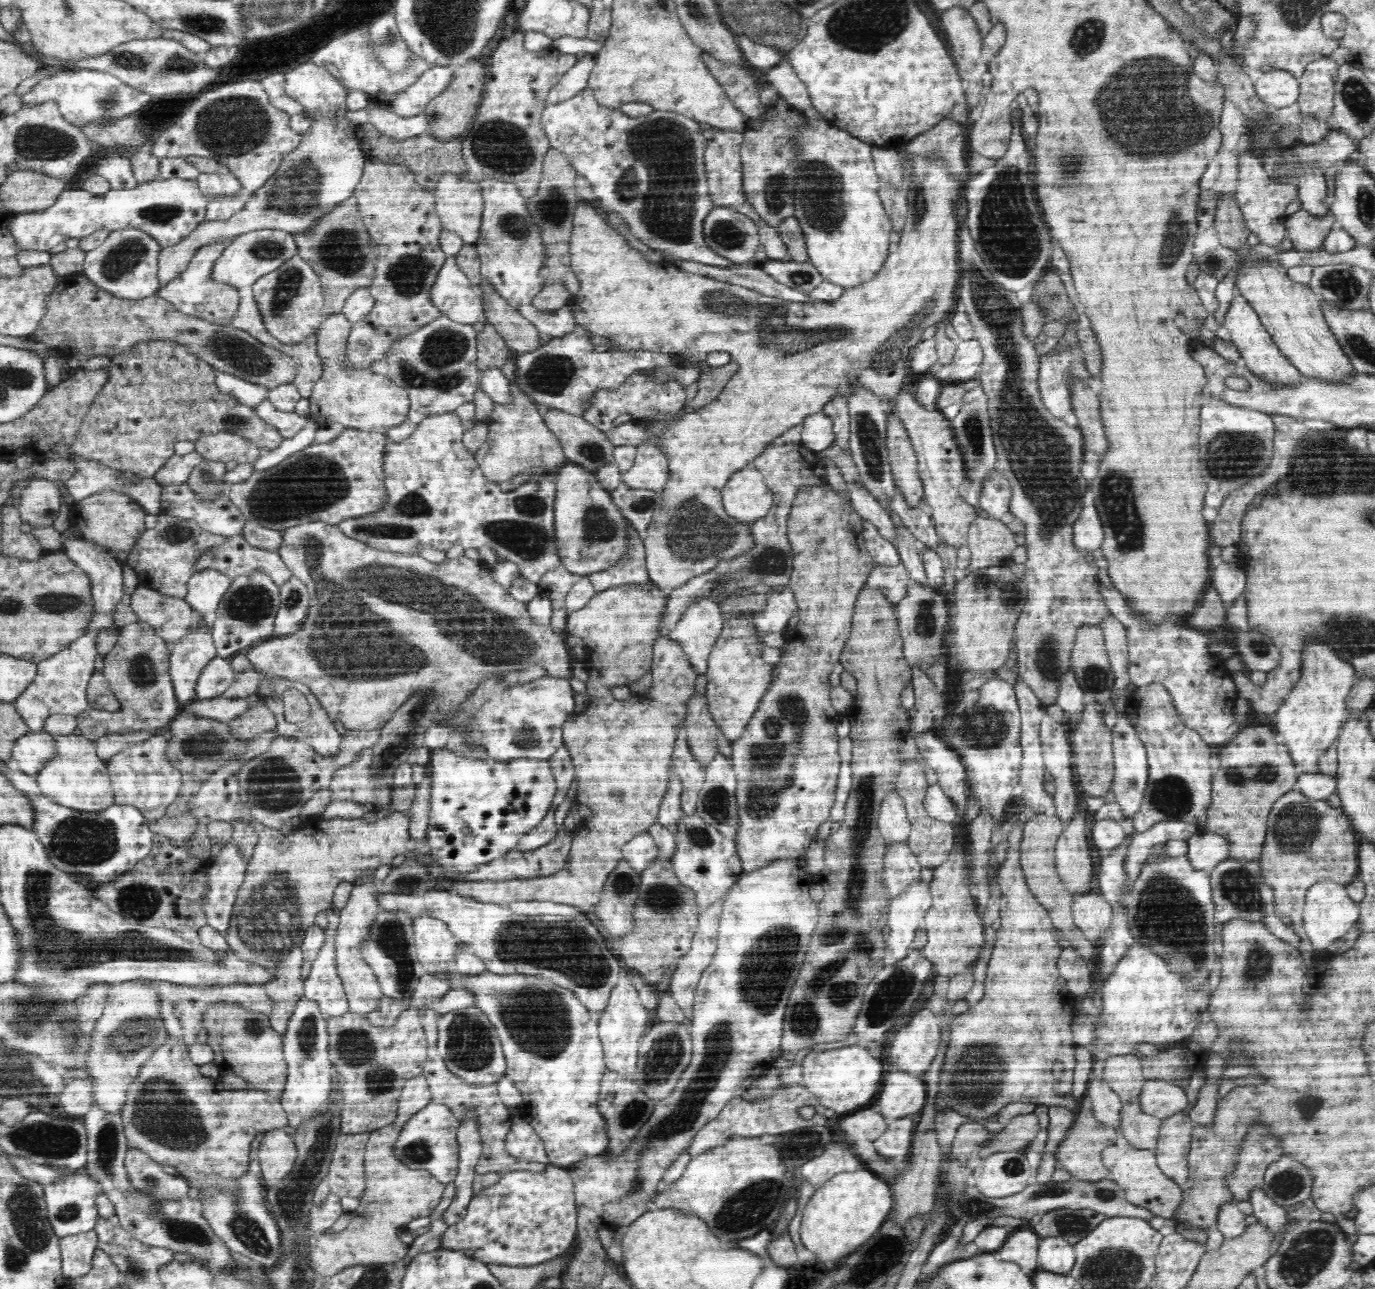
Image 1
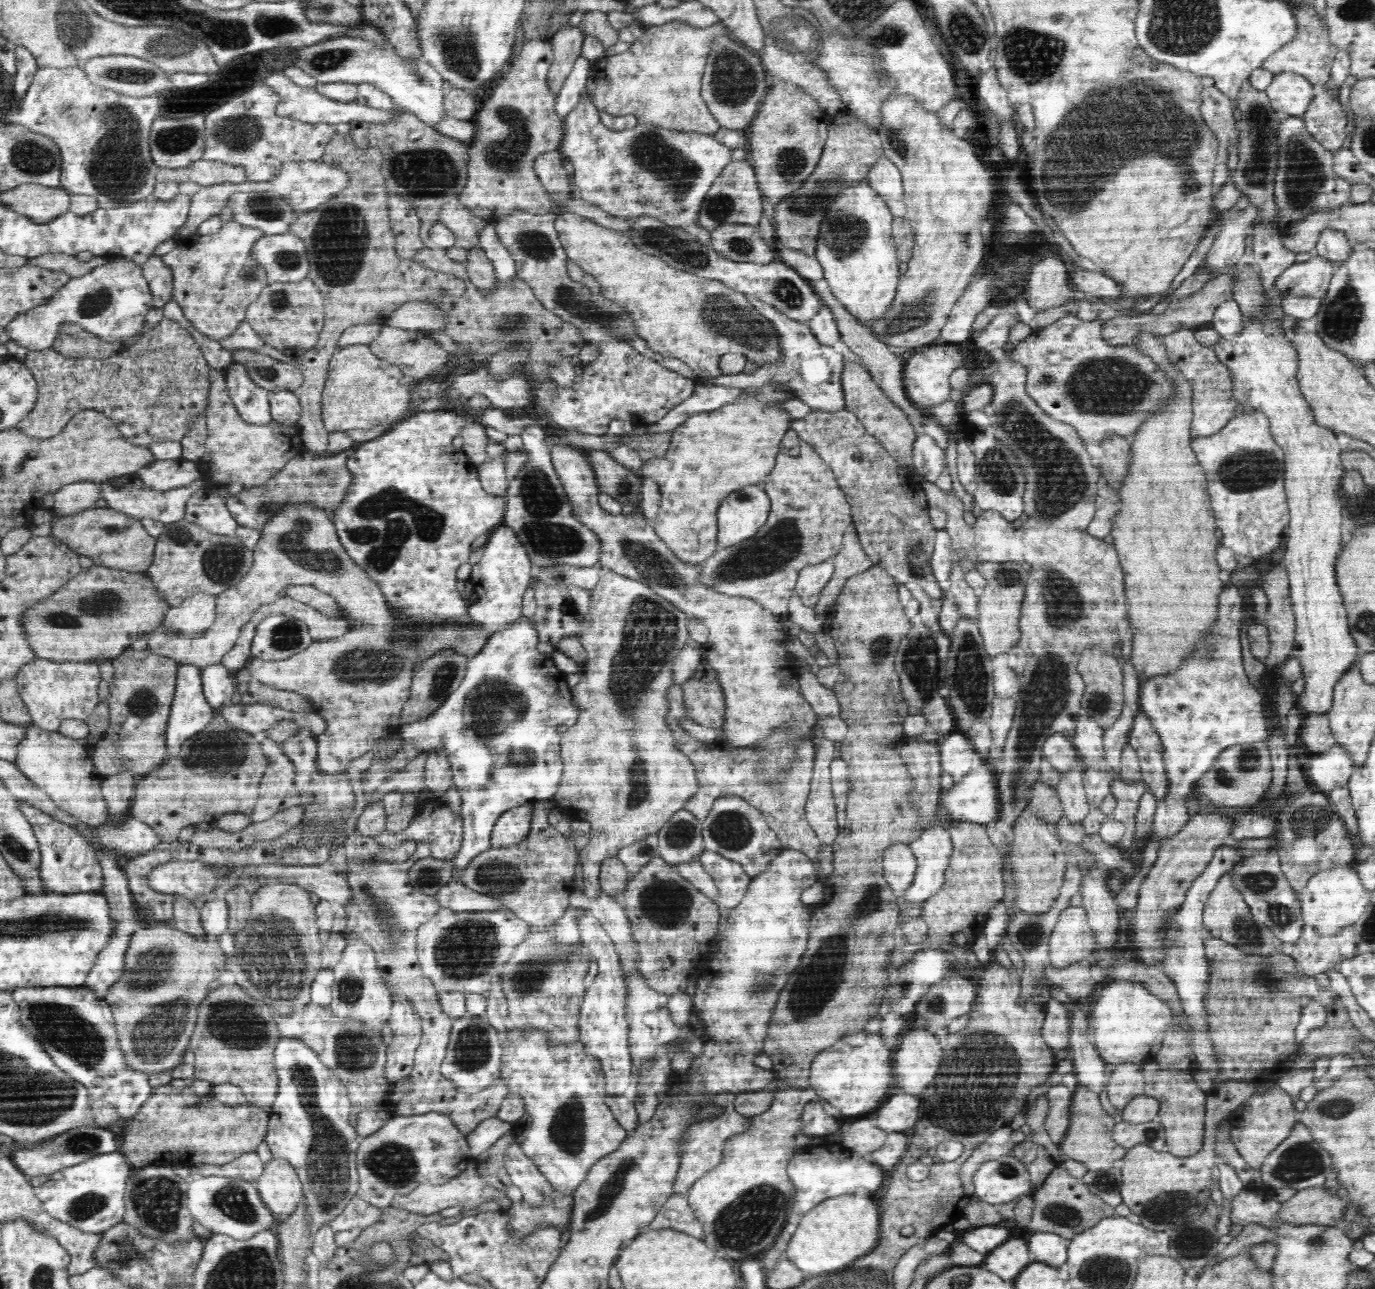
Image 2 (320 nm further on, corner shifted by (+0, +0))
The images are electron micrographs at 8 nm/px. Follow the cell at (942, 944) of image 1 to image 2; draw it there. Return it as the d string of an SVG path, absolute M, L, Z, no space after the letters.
M953 822L949 826L949 833L952 839L952 856L944 872L946 880L942 890L938 890L932 898L927 898L924 902L922 921L928 924L926 935L932 943L947 942L952 946L962 946L970 952L966 964L960 964L950 952L944 951L948 954L952 972L962 975L967 980L976 980L984 965L976 959L970 948L979 933L983 932L990 908L998 900L1002 900L1002 858L996 845L990 842L985 825Z

